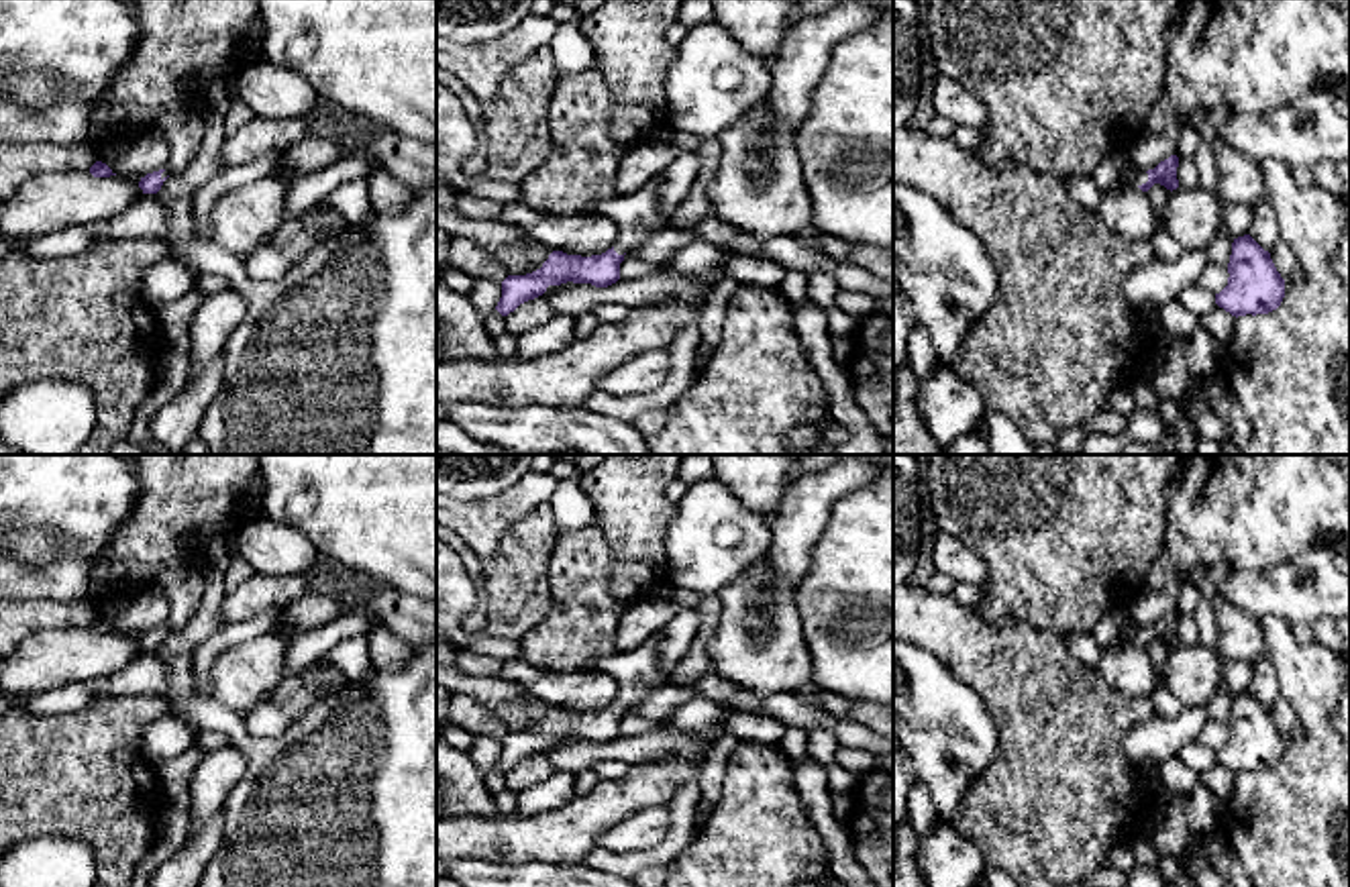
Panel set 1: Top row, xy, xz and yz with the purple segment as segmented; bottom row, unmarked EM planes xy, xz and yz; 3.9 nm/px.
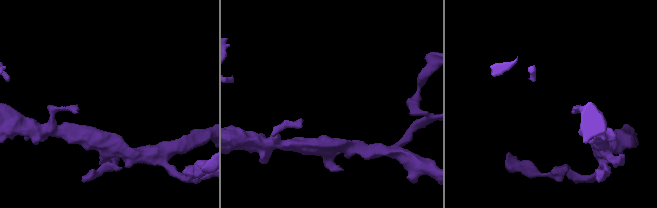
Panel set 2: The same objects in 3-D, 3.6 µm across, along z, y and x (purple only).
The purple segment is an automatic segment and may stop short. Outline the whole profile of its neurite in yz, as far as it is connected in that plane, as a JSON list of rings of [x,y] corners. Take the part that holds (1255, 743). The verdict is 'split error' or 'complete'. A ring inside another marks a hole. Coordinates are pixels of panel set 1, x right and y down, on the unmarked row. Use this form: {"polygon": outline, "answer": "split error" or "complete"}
{"polygon": [[[1250,691],[1234,695],[1228,730],[1228,742],[1215,750],[1215,761],[1232,773],[1268,771],[1281,763],[1285,736],[1270,710]]], "answer": "complete"}

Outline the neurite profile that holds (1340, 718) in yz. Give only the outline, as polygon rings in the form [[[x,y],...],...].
[[[1350,673],[1346,679],[1346,685],[1342,689],[1342,697],[1340,697],[1340,706],[1334,712],[1334,728],[1342,734],[1350,738]]]

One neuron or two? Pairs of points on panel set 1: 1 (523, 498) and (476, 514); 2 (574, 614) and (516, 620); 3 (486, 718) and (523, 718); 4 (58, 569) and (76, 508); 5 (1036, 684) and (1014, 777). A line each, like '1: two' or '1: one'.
1: one
2: two
3: two
4: one
5: one

